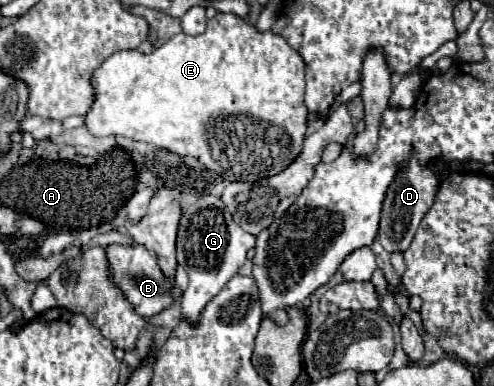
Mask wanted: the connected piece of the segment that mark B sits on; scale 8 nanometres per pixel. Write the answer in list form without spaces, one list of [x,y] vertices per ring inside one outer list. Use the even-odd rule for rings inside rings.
[[[111,245],[111,247],[107,247],[107,255],[111,261],[111,275],[113,275],[115,283],[125,293],[125,297],[135,305],[135,311],[139,315],[153,317],[153,315],[157,315],[173,305],[175,281],[159,269],[155,257],[143,245],[135,245],[135,247]]]

